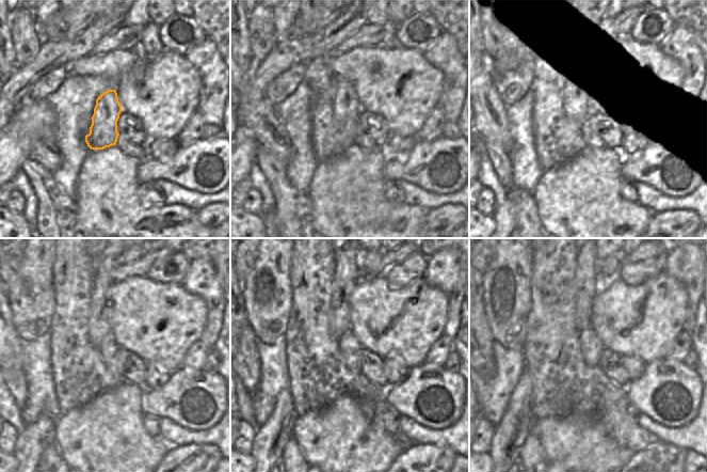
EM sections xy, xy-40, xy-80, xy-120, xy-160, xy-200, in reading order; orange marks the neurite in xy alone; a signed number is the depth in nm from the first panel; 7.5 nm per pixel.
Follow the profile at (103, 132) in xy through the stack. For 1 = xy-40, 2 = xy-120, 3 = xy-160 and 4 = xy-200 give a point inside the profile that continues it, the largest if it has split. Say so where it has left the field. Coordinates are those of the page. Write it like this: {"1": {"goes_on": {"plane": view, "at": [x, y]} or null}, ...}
{"1": {"goes_on": {"plane": "xy-40", "at": [346, 106]}}, "2": {"goes_on": {"plane": "xy-120", "at": [99, 328]}}, "3": {"goes_on": {"plane": "xy-160", "at": [348, 274]}}, "4": {"goes_on": {"plane": "xy-200", "at": [587, 264]}}}

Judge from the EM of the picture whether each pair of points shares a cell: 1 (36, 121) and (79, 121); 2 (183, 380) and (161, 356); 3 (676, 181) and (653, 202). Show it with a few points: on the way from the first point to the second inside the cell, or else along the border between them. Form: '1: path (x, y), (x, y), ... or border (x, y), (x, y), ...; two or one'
1: border (46, 100), (57, 116), (53, 142); two
2: border (181, 365), (171, 374); two
3: border (641, 181), (671, 195), (688, 194); two

